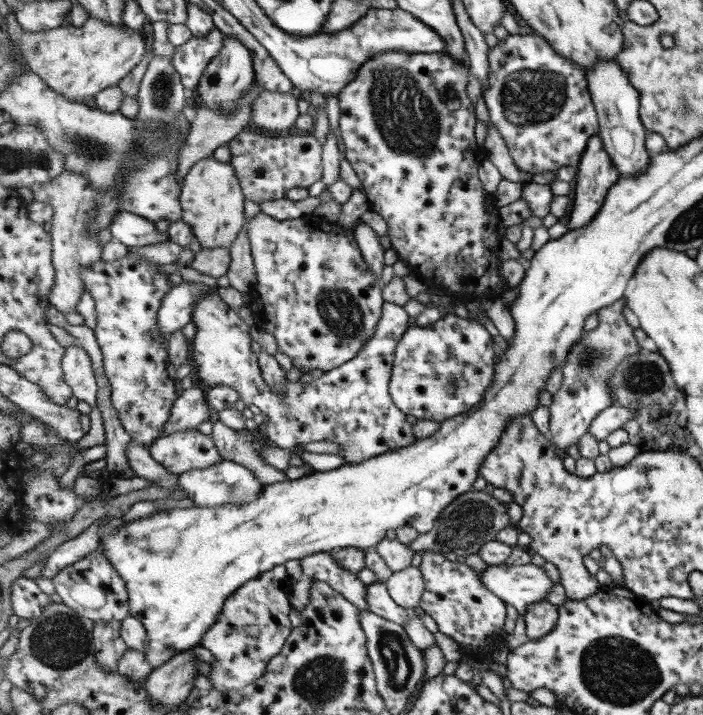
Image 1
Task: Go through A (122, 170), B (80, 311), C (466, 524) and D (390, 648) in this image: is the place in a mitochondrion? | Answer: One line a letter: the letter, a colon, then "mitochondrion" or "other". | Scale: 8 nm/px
A: mitochondrion
B: other
C: mitochondrion
D: mitochondrion

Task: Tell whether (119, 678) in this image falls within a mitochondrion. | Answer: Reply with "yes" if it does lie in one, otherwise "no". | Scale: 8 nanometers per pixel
no

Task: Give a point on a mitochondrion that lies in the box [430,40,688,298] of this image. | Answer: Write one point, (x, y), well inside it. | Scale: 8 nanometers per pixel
(533, 95)

